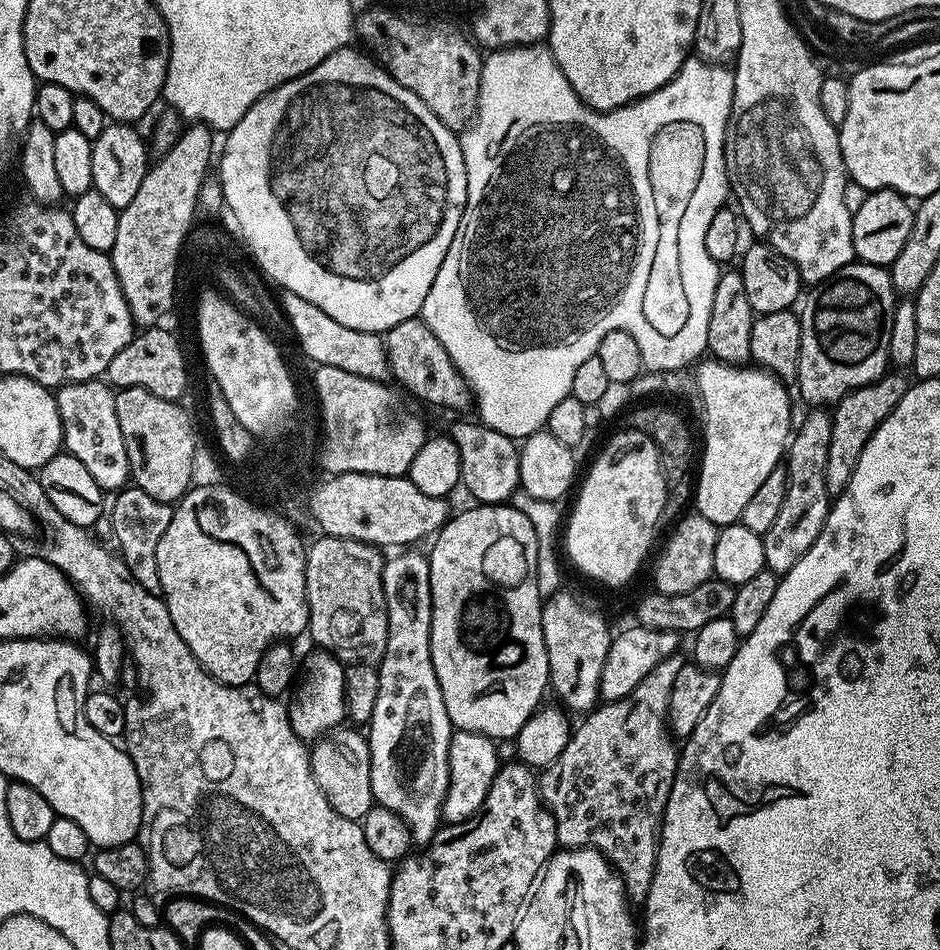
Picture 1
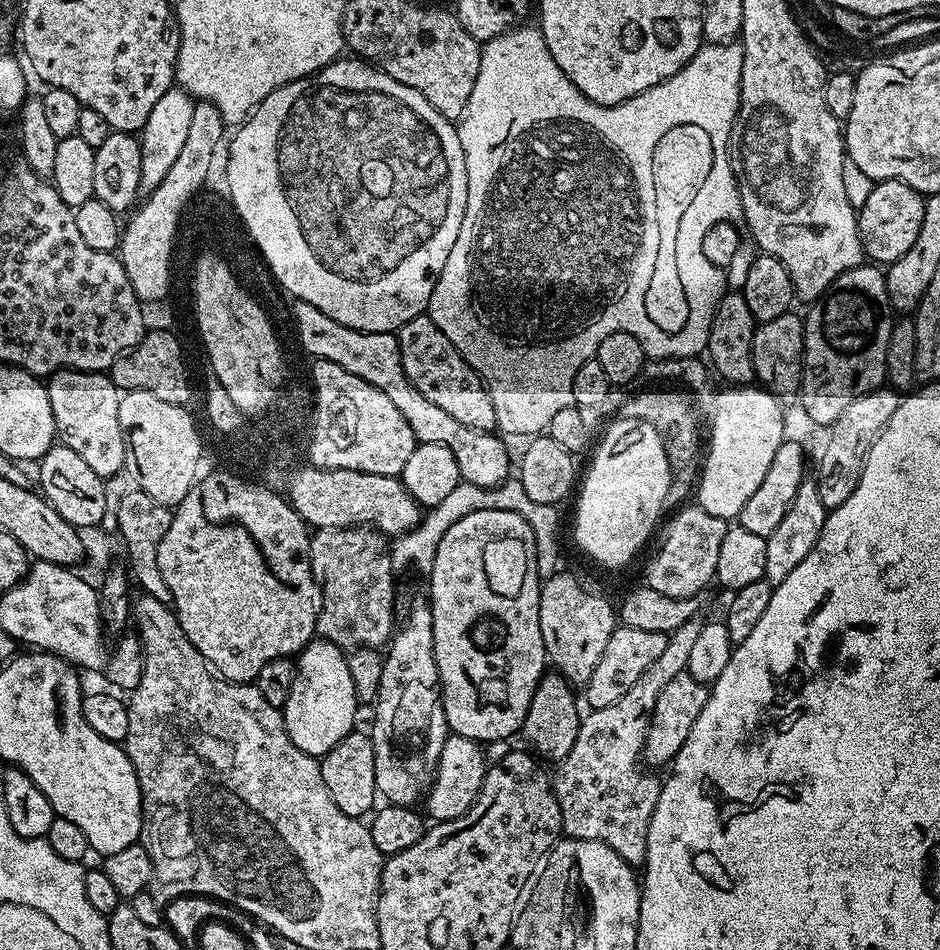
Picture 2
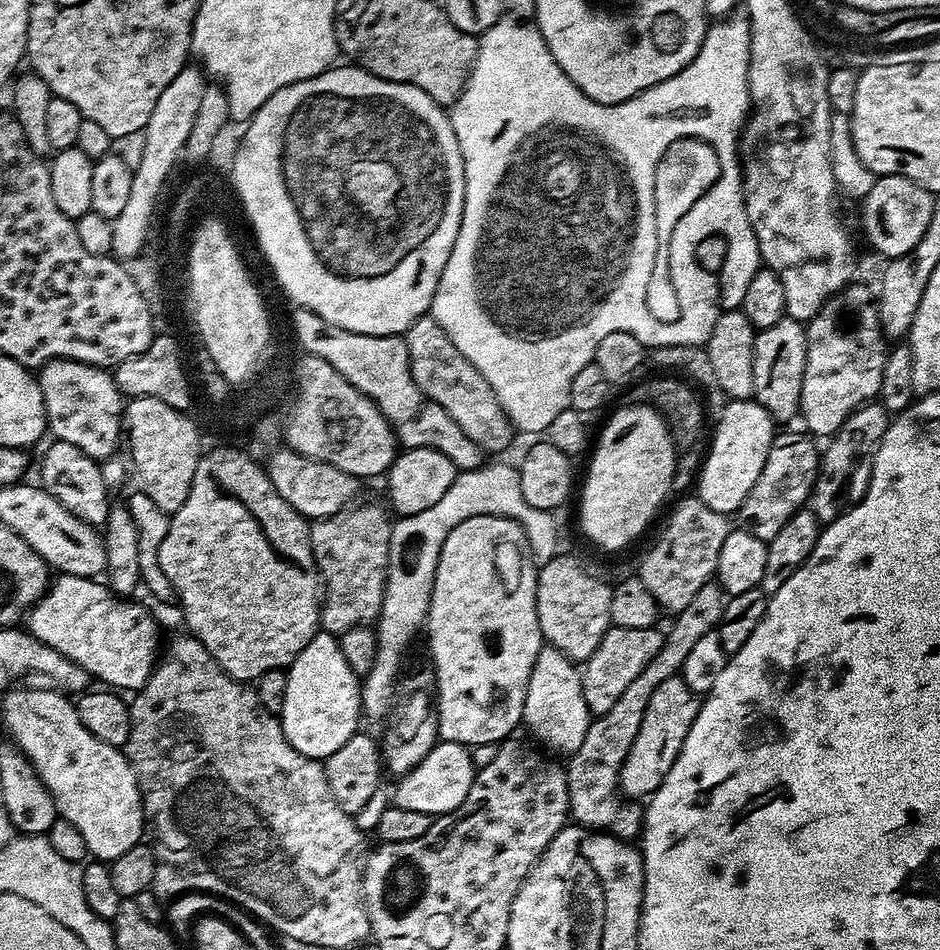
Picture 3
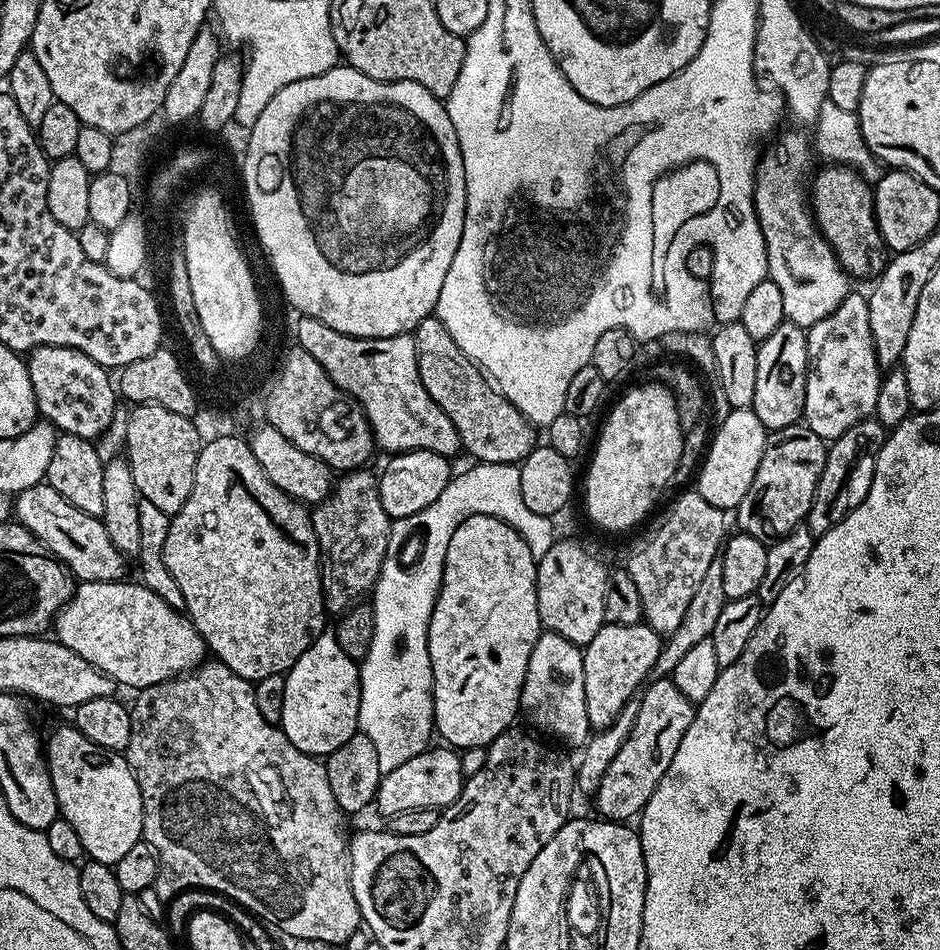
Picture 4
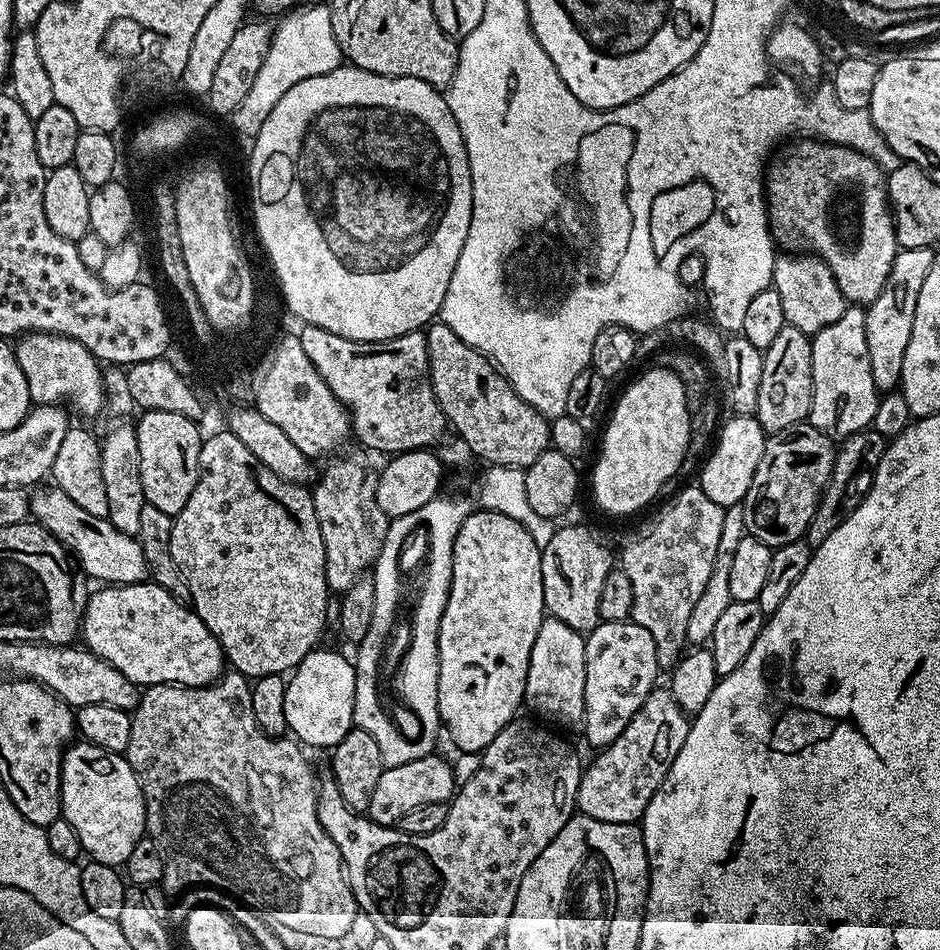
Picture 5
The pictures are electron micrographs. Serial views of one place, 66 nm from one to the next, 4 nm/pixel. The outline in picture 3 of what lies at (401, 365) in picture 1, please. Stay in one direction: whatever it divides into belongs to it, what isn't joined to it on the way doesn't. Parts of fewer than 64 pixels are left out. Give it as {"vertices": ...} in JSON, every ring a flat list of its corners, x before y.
{"vertices":[[431,314,419,316,403,333,406,350,410,354,410,370,414,374,414,382,422,390,422,394,433,400,462,430,470,442,474,442,485,454,500,452,512,440,514,429,512,421,498,402,490,382,465,358,462,350,450,342,450,334,442,330,442,326]]}

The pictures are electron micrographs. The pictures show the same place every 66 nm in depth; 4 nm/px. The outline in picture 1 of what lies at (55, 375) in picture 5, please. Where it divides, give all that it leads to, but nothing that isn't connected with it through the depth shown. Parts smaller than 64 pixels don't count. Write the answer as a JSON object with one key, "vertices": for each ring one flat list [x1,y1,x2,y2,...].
{"vertices":[[103,379,83,380,55,389,56,405,64,431,63,447,94,477,104,492,115,492,130,480,126,442,118,426,116,392]]}

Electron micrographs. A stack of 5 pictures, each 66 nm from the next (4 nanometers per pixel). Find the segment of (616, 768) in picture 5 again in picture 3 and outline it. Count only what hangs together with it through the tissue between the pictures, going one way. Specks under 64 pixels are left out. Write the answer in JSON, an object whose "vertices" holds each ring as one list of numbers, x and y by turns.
{"vertices":[[679,674,666,678,666,682,658,685,658,690,650,694,650,702,646,706,646,714,642,718,642,726,638,730,638,738,634,738,634,746,630,746,630,754,620,767,620,791,625,797,651,797,653,792,666,778,670,766,678,758,682,750,682,742,686,742,686,734,690,726,694,726,694,718,700,713,701,697]]}

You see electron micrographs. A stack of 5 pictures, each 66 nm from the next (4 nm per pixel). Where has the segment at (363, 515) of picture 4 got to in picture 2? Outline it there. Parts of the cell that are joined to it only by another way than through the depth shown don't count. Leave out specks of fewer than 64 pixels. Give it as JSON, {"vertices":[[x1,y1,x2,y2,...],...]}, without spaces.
{"vertices":[[357,526,354,528,322,528,316,531,313,531,310,536,312,545,310,546,310,558,312,559,312,572,316,576,316,582,318,585,318,611,316,614,316,631,318,633,319,639,328,640,330,643,334,643,343,650,351,650,353,648,374,648,377,650,383,649,385,645,389,643,392,639,392,634,394,631,394,623,397,621,398,612,396,616,396,580,398,580,397,573,392,571,392,549,390,547,389,541,386,539,383,532,378,532,374,528,367,526]]}

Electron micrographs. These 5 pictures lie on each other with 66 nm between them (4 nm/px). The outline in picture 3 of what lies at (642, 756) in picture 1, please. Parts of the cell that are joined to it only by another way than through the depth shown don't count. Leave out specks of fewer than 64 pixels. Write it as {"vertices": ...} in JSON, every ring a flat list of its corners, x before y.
{"vertices":[[709,582,694,594,694,599,686,610,675,613,673,622,664,632,664,641,658,654,650,663,626,686,626,694,606,710,606,714,595,717,586,730,586,738,576,752,567,757,568,774,568,811,571,819,581,828,599,830,618,837,620,840,635,841,642,832,642,808,639,803,625,798,620,787,620,767,630,754,630,746,634,746,634,738,638,738,638,730,642,726,642,718,646,714,646,706,650,702,650,694,658,690,658,685,666,682,666,678,679,673,682,662,690,654,690,650,702,637,717,631,724,613,726,593,719,583]]}

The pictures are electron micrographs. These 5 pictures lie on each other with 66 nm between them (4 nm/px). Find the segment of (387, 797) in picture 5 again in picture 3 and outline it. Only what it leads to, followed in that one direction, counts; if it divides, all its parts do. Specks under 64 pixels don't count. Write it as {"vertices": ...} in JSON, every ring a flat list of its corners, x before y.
{"vertices":[[440,740,432,747,430,754,418,762,418,766,395,781,396,789,392,792,391,803,402,810,418,810,433,818,444,816,466,802,466,794,470,794,477,771,471,751,465,745]]}

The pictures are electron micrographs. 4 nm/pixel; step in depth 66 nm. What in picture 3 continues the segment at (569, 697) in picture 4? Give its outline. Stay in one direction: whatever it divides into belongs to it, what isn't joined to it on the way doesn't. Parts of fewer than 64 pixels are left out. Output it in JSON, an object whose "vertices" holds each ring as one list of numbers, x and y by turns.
{"vertices":[[551,646,541,647,538,658,534,662,534,670,530,670,530,682,526,686,526,702,524,703,523,727,528,727,545,749,553,748,556,752,571,754,582,746,586,738,586,730,590,723,590,713,586,706,586,698,582,694,581,669,566,654]]}

